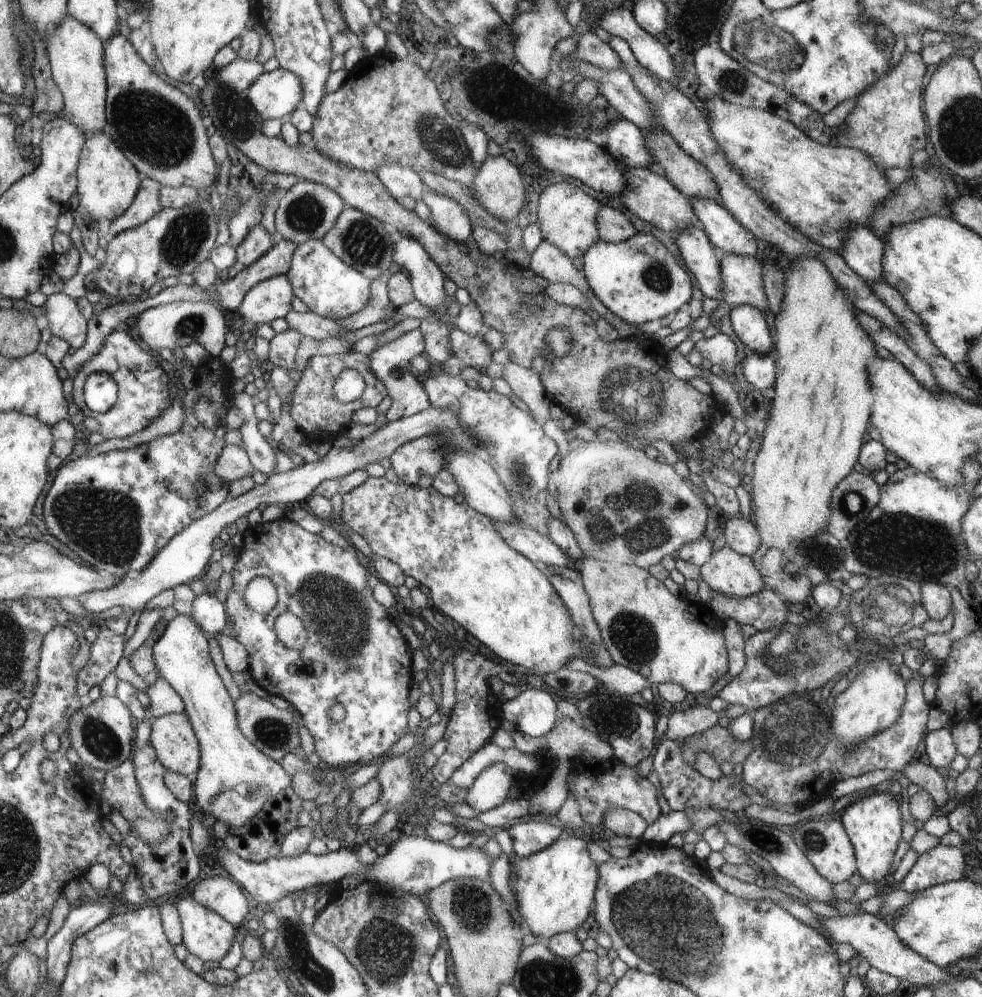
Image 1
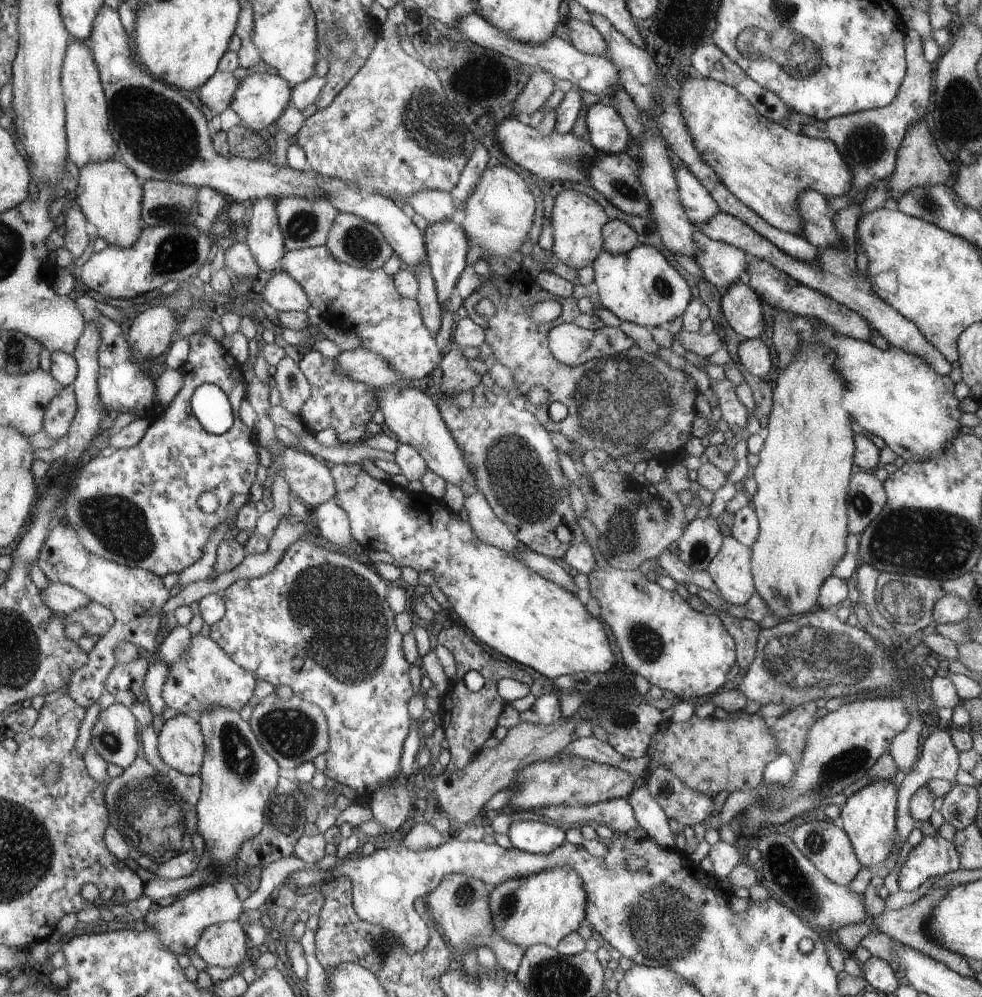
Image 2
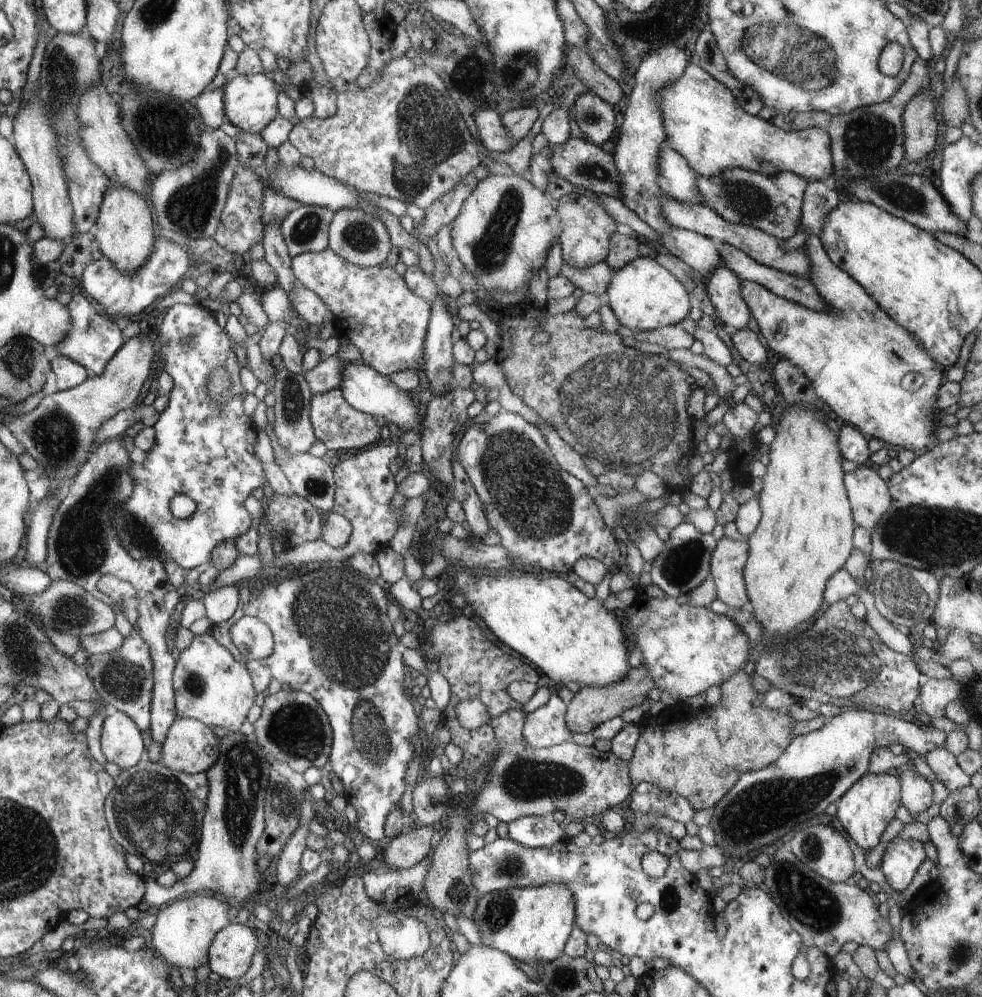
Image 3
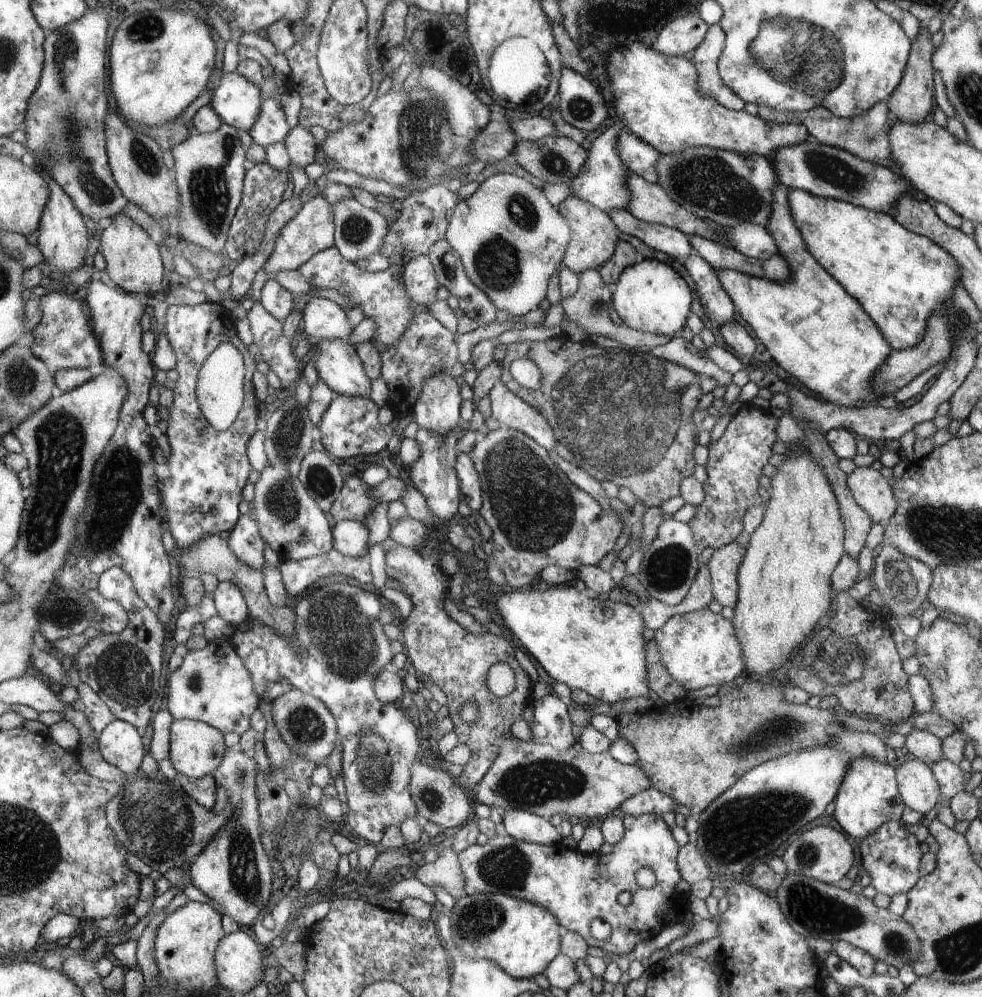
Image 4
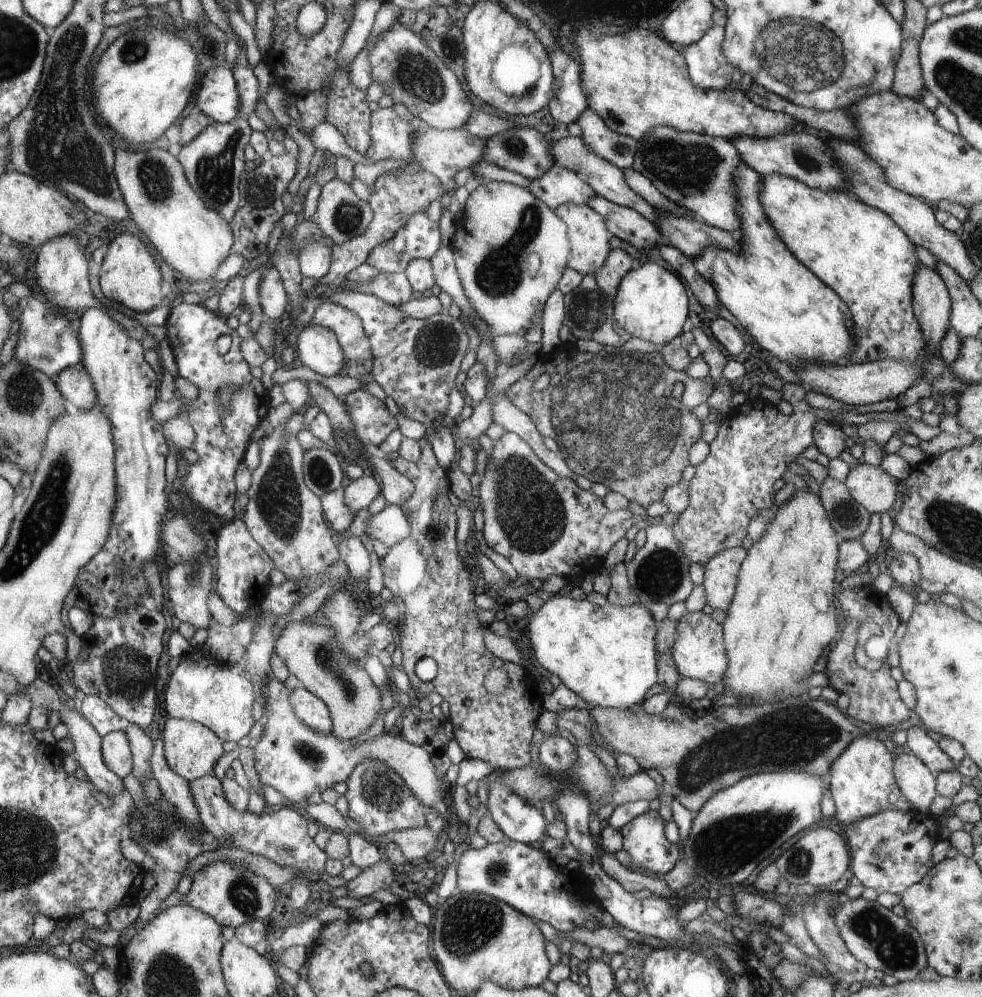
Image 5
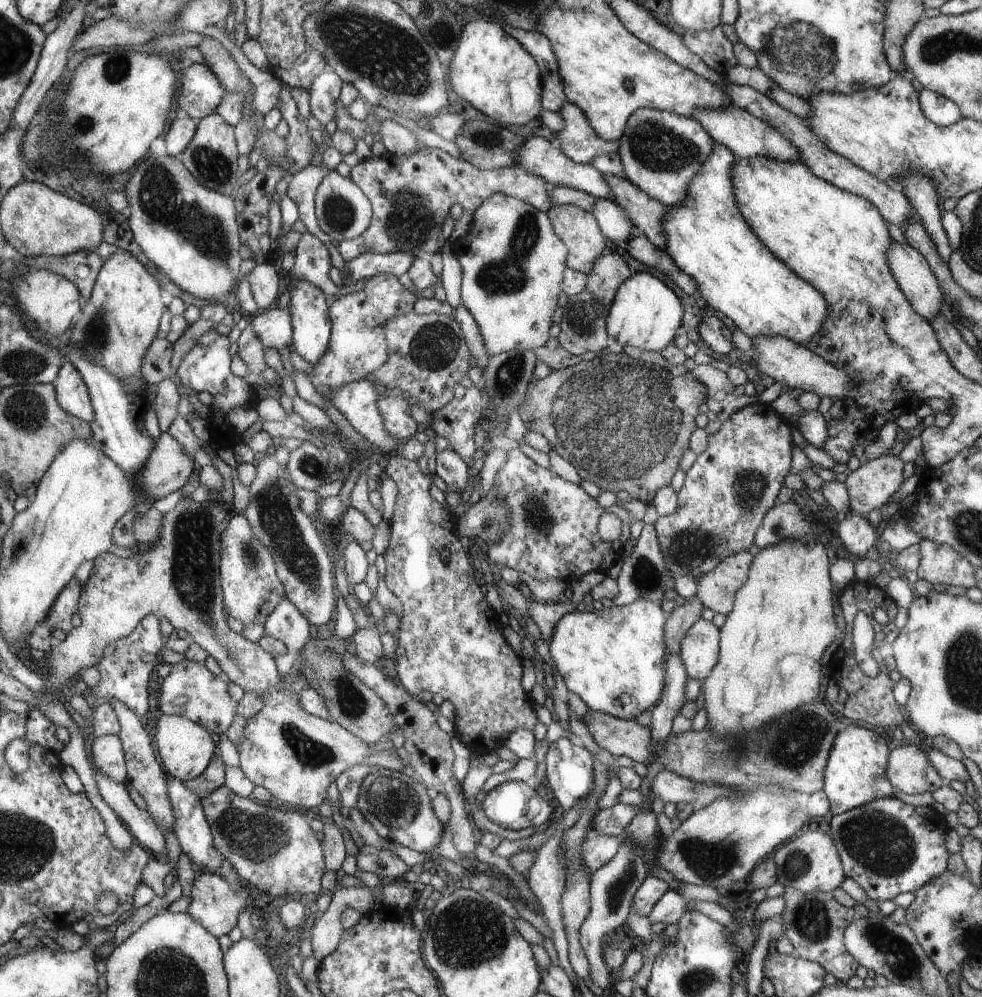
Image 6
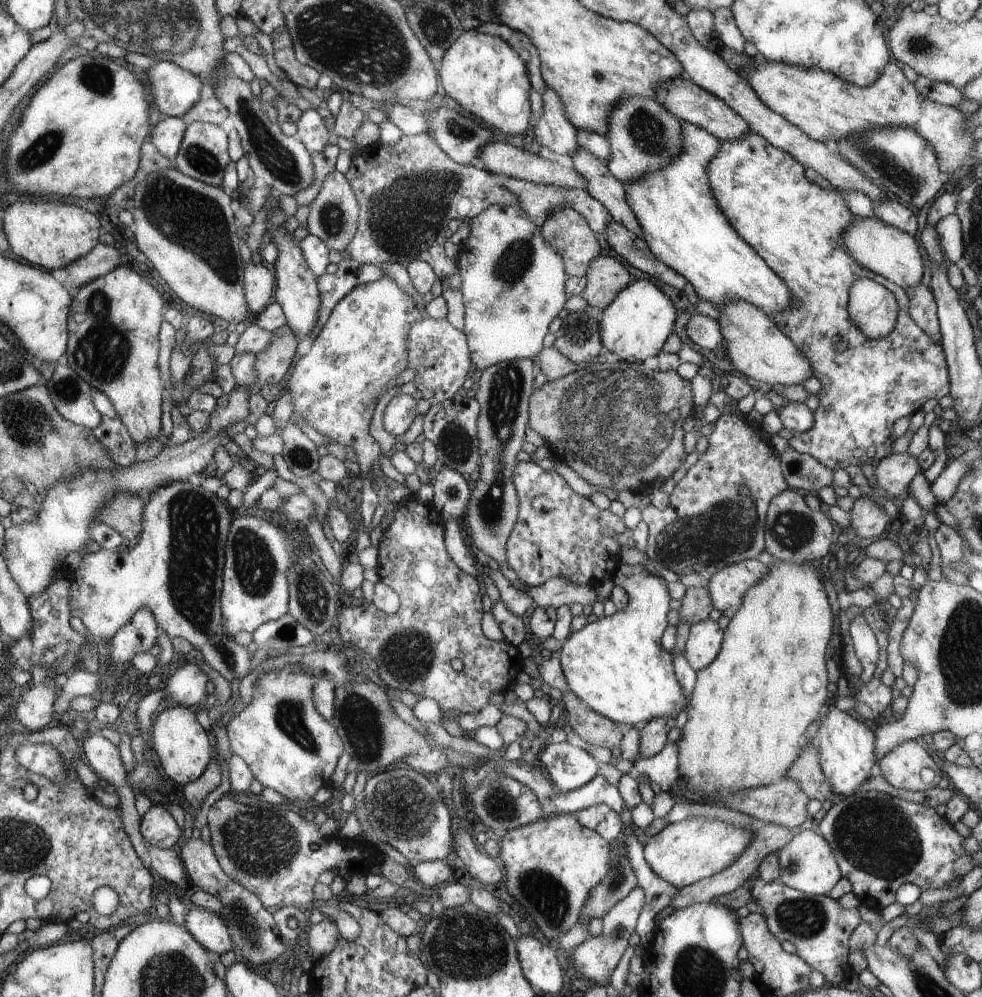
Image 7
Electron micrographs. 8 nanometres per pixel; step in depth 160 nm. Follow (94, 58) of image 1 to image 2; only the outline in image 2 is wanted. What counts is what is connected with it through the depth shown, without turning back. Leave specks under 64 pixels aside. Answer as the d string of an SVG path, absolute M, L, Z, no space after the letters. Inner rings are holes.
M70 38L61 70L61 85L65 104L65 131L67 134L67 158L69 162L82 169L86 165L112 161L115 156L119 156L115 152L116 142L114 142L109 131L108 103L105 97L102 76L99 74L98 63L95 61L87 42Z

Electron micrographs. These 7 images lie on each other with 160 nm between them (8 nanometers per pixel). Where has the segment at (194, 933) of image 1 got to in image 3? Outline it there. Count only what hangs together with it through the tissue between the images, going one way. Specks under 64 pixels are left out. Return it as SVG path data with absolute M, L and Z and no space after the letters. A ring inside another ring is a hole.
M228 923L214 935L208 948L209 959L207 964L210 966L211 972L218 974L220 978L226 978L226 980L240 978L250 968L250 960L256 954L256 944L258 944L258 938L250 928L246 928L246 924Z

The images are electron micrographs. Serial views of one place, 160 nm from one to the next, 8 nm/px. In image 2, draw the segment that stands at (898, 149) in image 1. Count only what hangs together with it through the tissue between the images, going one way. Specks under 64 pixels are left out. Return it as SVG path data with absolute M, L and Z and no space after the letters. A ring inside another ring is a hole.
M905 28L905 46L906 46L906 59L907 59L907 72L906 78L904 78L903 84L899 90L899 94L890 105L879 108L879 109L866 109L847 115L840 115L832 117L826 120L818 120L804 124L800 128L797 127L796 132L800 132L802 135L808 135L809 137L820 137L828 139L835 143L839 149L839 153L842 158L846 160L847 165L851 170L853 176L854 187L851 188L850 192L846 195L855 195L858 192L868 191L872 182L883 178L889 178L894 172L894 166L897 163L897 152L902 144L903 138L905 137L906 131L909 126L913 126L916 123L924 120L924 114L926 114L926 106L930 104L932 100L932 92L934 92L934 84L932 84L932 78L934 78L935 72L932 68L932 63L928 62L923 55L922 40L920 35Z

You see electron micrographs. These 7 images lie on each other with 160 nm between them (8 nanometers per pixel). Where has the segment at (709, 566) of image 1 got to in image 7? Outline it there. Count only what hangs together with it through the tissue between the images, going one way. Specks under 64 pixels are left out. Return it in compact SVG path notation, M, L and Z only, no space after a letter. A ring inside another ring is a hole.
M755 559L742 560L718 570L707 588L714 608L732 618L743 606L743 597L768 574L768 566Z

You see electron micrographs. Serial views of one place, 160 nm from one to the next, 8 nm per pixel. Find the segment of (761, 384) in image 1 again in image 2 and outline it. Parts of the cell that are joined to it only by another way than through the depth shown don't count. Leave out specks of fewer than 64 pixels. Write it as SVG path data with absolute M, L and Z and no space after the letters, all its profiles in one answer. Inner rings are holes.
M760 337L741 339L737 353L748 372L767 379L767 373L772 370L772 356Z

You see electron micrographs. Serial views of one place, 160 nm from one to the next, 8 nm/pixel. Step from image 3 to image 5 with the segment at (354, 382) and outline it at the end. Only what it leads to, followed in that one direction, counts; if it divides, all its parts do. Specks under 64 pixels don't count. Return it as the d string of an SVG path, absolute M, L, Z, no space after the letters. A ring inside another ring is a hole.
M310 322L302 331L295 333L297 364L308 366L320 376L339 375L346 363L346 354L331 328Z

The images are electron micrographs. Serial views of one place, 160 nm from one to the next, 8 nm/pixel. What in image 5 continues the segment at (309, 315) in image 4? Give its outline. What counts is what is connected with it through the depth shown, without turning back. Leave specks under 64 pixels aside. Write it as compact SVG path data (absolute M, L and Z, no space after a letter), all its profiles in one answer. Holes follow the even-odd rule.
M328 301L316 309L311 322L331 328L336 333L346 354L346 363L340 369L340 376L361 378L371 372L374 364L373 348L356 312Z

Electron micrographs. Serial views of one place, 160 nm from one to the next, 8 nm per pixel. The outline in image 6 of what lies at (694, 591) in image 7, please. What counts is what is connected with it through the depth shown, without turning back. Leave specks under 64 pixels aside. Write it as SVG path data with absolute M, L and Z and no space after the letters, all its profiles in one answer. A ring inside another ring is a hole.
M694 595L687 599L685 604L676 605L670 612L671 617L667 622L667 643L670 653L679 652L681 640L688 629L701 619L702 610L705 606L701 600Z

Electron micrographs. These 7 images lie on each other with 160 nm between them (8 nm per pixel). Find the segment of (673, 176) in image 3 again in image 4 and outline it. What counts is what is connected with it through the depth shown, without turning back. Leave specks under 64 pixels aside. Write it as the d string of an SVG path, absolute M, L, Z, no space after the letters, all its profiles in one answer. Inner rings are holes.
M622 129L617 134L616 150L620 160L630 173L637 174L649 183L657 182L657 163L660 152L634 136L630 131Z

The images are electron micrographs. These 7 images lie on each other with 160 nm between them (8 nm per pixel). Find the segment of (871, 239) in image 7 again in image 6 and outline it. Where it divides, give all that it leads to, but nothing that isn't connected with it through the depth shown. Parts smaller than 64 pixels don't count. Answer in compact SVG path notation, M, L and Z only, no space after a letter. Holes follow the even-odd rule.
M896 241L891 242L885 254L891 273L907 295L912 308L931 322L931 318L939 313L942 292L924 255L912 245Z

